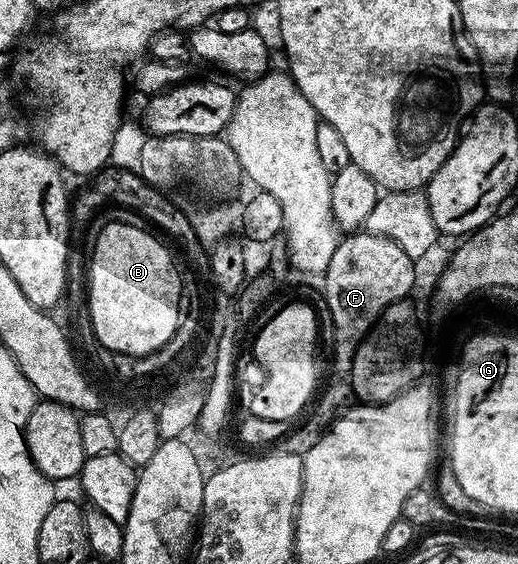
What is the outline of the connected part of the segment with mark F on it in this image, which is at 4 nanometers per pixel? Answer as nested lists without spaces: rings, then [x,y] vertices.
[[[366,229],[356,230],[354,233],[347,233],[342,236],[333,249],[333,257],[329,257],[329,265],[321,276],[321,290],[325,301],[329,305],[329,313],[333,317],[335,326],[335,359],[343,366],[343,369],[350,368],[351,360],[355,358],[355,351],[359,344],[368,338],[369,332],[378,323],[383,310],[394,303],[404,302],[408,298],[407,294],[415,287],[415,267],[416,260],[411,259],[405,249],[392,239],[387,239],[384,235],[374,235]]]

